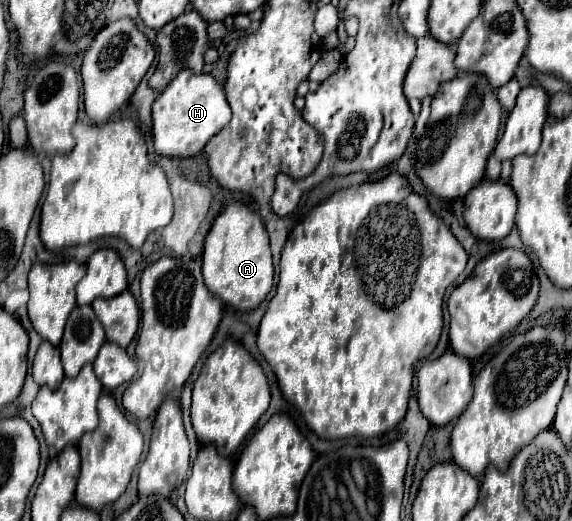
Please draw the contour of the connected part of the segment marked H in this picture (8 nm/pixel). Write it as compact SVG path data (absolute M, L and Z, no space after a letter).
M182 70L166 90L156 98L152 106L152 134L154 134L154 152L162 156L196 156L206 142L216 136L230 122L230 104L226 100L224 86L216 82L210 74L196 74Z

